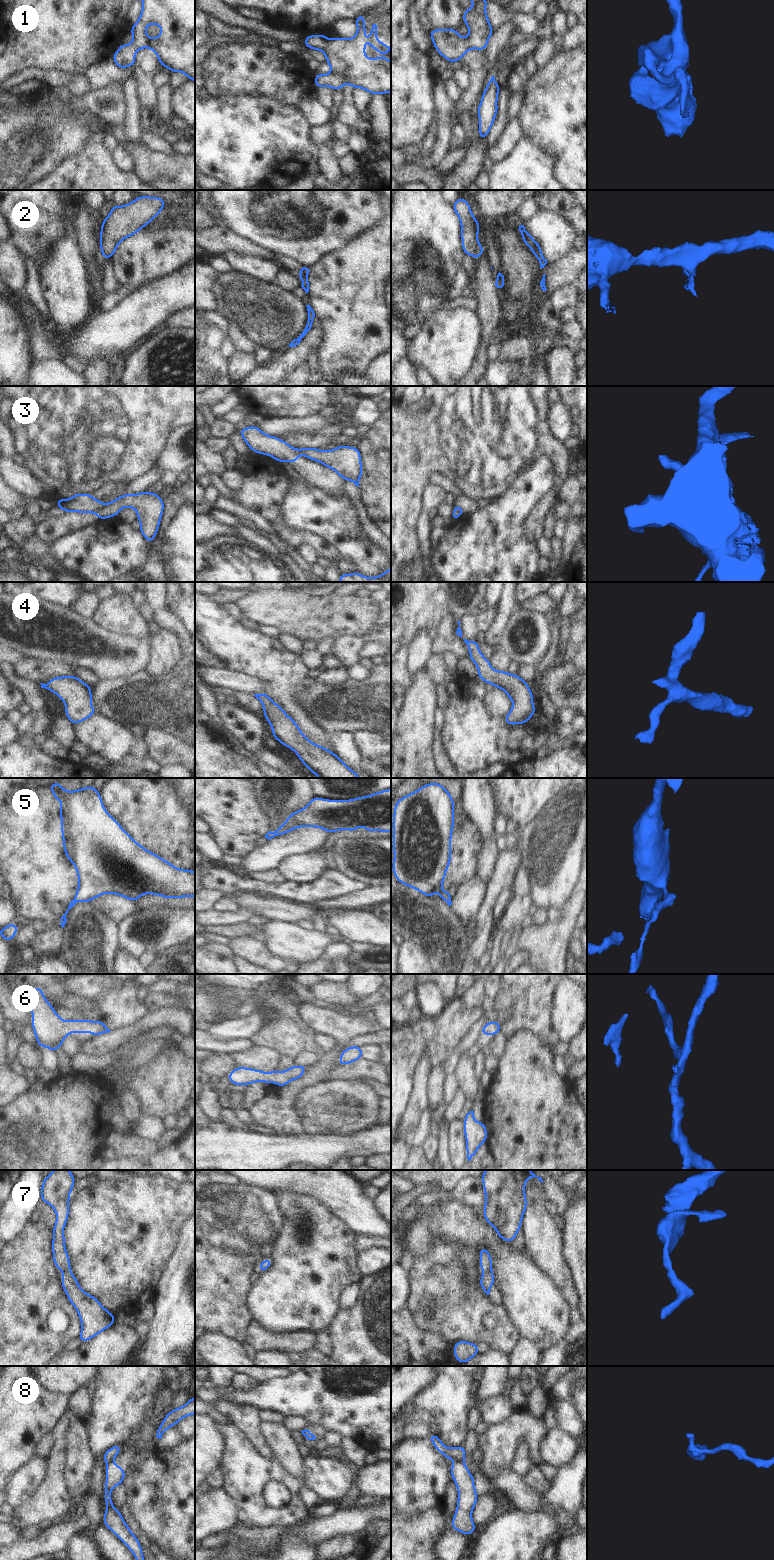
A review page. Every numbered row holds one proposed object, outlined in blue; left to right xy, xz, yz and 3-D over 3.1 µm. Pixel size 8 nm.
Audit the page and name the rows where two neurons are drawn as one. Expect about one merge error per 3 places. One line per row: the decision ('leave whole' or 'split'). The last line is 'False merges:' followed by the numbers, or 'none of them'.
1: leave whole
2: split
3: split
4: leave whole
5: leave whole
6: leave whole
7: leave whole
8: split
False merges: 2, 3, 8

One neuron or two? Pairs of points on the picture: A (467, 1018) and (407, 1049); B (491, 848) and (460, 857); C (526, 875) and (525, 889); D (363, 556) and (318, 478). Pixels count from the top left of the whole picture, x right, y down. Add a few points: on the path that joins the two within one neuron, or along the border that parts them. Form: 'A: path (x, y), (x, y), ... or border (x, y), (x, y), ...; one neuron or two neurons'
A: path (452, 1025), (436, 1038), (422, 1039); one neuron
B: border (479, 828), (482, 834), (482, 850), (476, 874); two neurons
C: path (525, 878), (525, 886); one neuron
D: border (307, 484), (333, 494), (344, 493); two neurons

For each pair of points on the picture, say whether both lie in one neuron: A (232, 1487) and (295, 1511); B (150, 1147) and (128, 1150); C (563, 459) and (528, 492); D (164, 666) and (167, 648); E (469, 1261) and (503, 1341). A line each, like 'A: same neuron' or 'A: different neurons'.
A: same neuron
B: same neuron
C: different neurons
D: same neuron
E: same neuron

